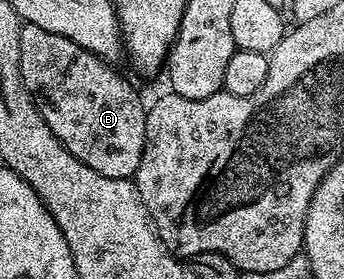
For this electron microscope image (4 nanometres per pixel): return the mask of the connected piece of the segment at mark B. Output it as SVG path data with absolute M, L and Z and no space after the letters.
M28 23L21 27L21 78L49 130L57 134L57 138L67 147L69 154L73 154L73 158L97 170L97 174L105 174L105 178L131 180L145 150L147 108L139 101L134 86L111 68L114 67L108 61L77 46L77 42L69 42L69 38L61 38L61 34L49 34L49 30L41 30L41 26Z

